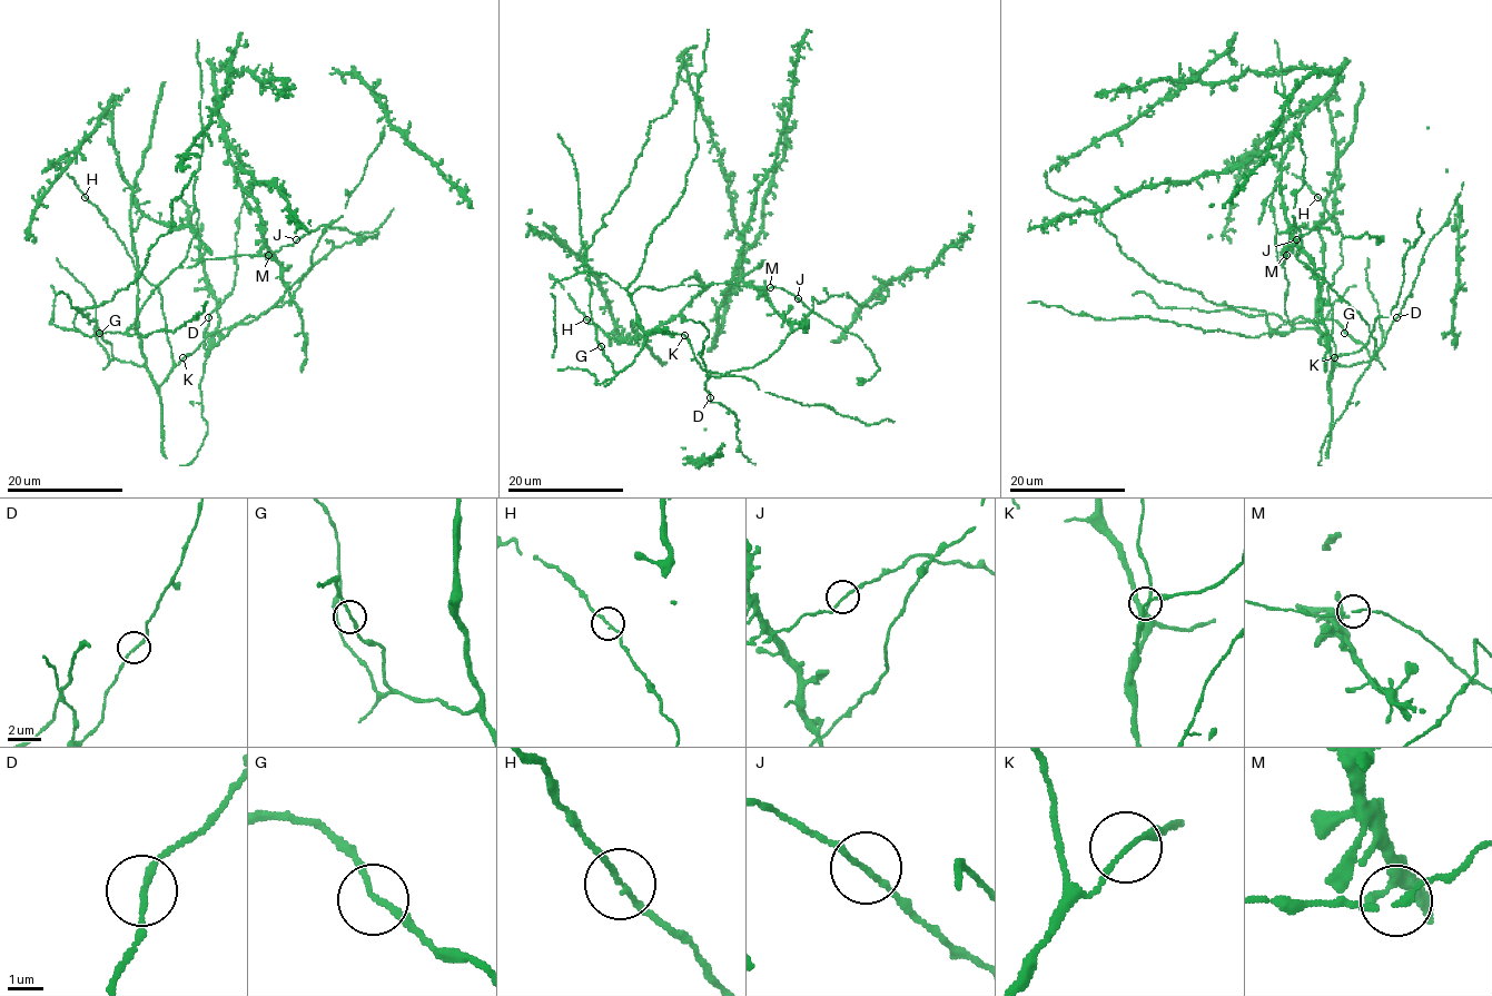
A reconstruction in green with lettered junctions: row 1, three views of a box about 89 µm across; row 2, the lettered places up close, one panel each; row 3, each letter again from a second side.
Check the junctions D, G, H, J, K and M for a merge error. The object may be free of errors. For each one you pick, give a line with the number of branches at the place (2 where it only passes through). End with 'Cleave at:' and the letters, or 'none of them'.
Cleave at: none of them

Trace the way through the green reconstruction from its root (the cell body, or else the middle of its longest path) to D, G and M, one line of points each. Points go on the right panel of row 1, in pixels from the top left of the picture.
D: (1324, 260), (1318, 332), (1333, 362), (1330, 385), (1333, 360), (1364, 346), (1373, 328), (1377, 351), (1396, 317)
G: (1324, 260), (1318, 332), (1339, 364), (1352, 366), (1371, 360), (1367, 349), (1344, 333)
M: (1324, 260), (1320, 219), (1324, 199), (1333, 193), (1334, 213), (1314, 228), (1301, 227), (1282, 259), (1286, 255)

